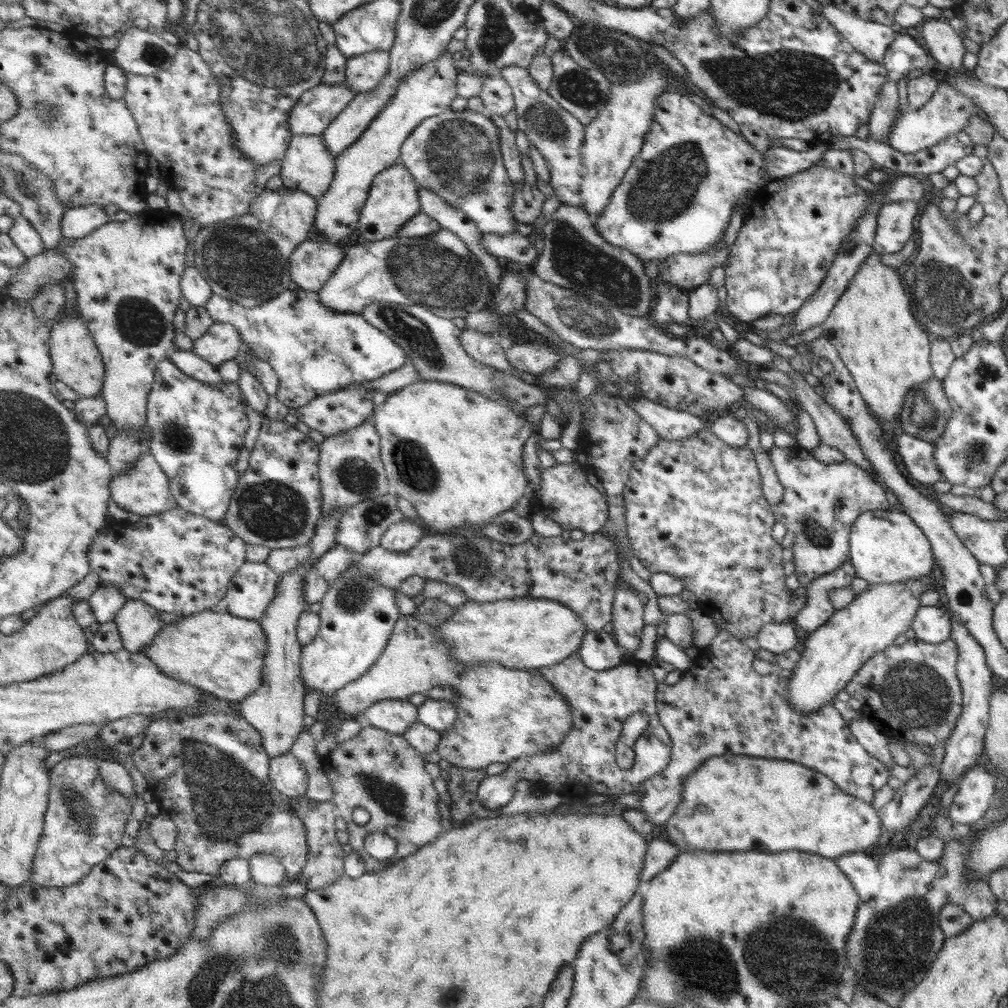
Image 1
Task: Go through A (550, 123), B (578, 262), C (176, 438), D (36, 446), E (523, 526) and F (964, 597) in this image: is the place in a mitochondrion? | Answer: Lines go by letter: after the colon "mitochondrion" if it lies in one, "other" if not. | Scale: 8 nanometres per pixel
A: mitochondrion
B: mitochondrion
C: mitochondrion
D: mitochondrion
E: other
F: other

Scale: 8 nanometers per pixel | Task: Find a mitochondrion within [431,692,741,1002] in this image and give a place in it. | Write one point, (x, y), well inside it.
(702, 957)

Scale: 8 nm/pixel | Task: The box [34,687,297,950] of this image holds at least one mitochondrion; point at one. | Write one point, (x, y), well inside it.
(228, 803)

